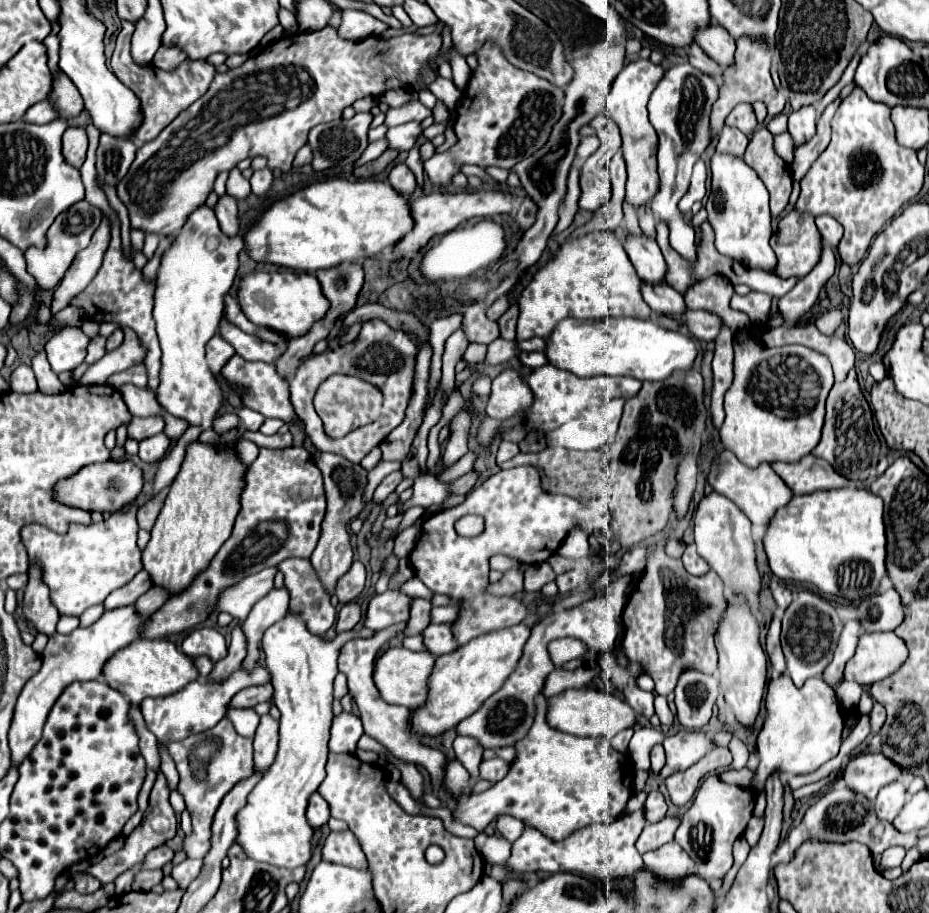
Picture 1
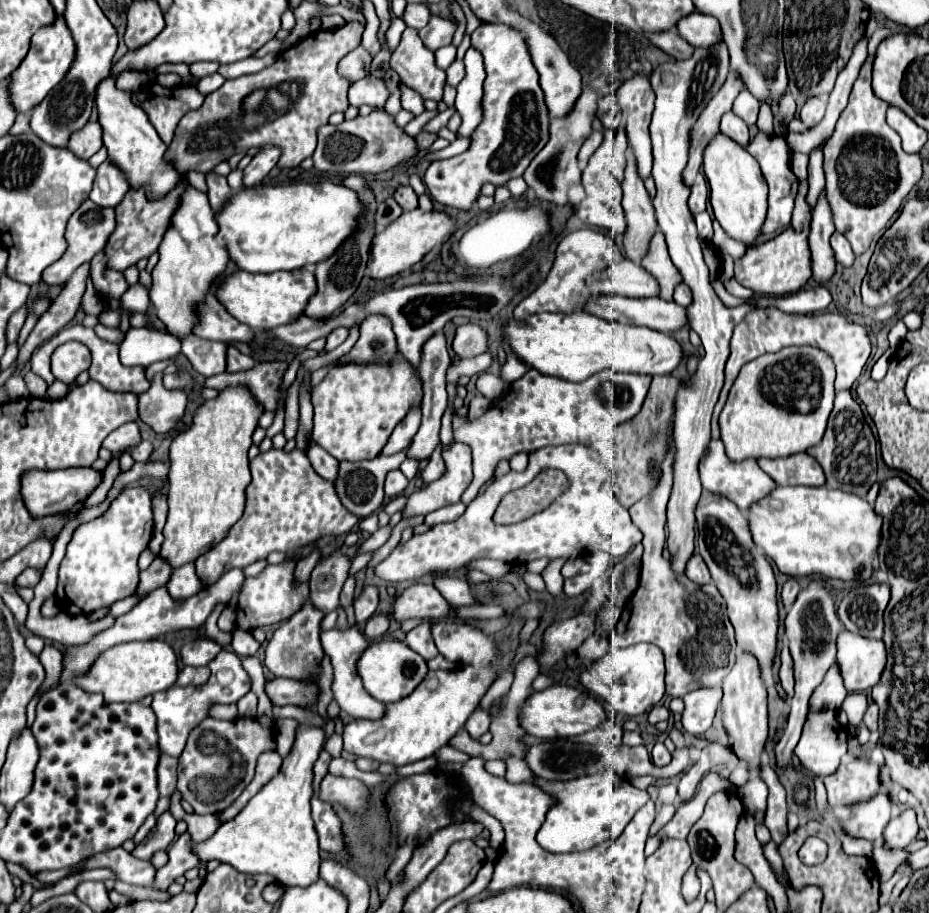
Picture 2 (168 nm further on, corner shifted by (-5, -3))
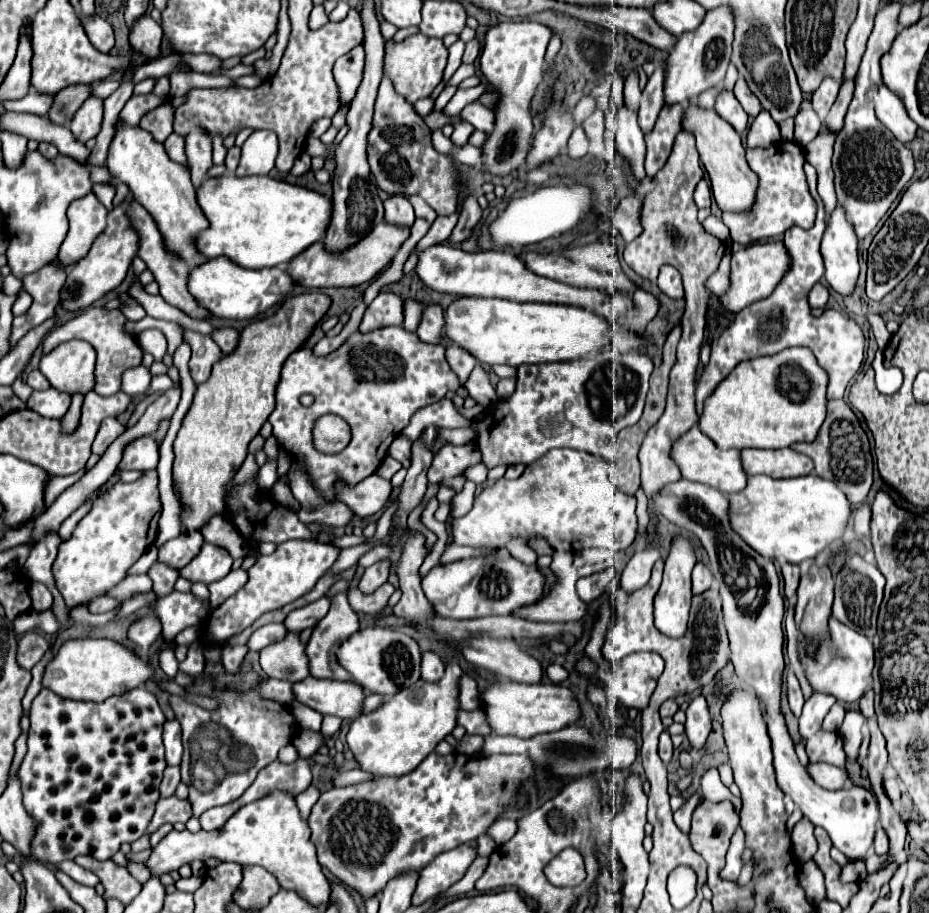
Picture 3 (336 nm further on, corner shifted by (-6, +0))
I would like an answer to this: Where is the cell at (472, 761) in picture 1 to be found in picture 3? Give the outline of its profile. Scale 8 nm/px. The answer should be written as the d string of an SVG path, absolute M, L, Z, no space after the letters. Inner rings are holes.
M463 676L461 678L461 694L459 694L459 700L461 700L461 708L463 710L477 710L479 708L479 690L477 690L477 682L471 678L471 676Z

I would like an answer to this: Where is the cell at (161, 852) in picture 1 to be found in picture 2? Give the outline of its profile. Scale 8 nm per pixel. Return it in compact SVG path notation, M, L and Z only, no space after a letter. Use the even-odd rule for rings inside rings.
M122 847L104 851L104 855L92 855L78 863L78 869L98 869L98 867L110 869L122 883L140 887L152 885L152 873L156 873L150 861L134 857L132 853L126 853Z

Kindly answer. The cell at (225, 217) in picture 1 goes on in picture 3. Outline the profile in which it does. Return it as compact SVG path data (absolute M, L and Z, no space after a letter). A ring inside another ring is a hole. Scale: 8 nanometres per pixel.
M195 128L187 138L187 158L191 168L193 186L199 188L207 180L207 170L213 166L211 160L211 136L205 134L201 128Z

